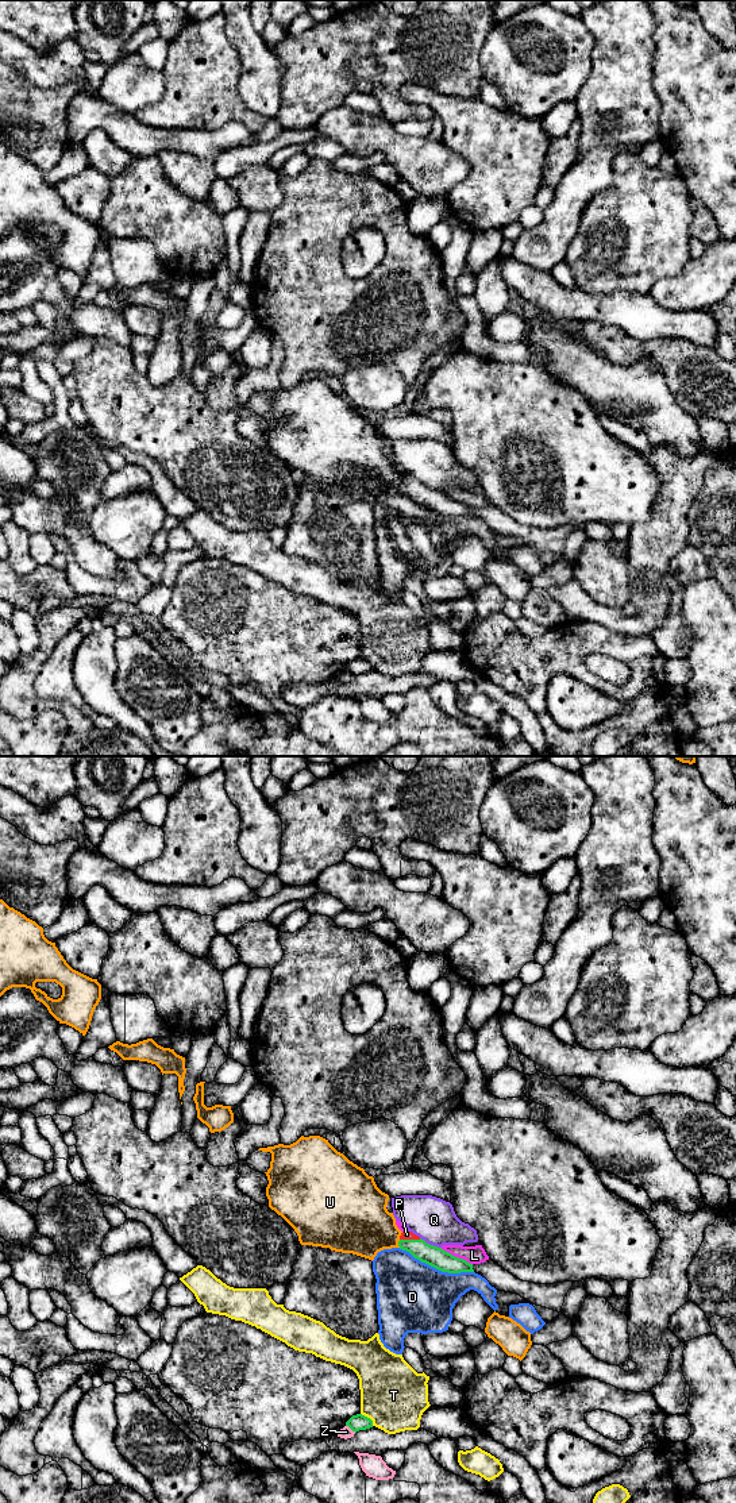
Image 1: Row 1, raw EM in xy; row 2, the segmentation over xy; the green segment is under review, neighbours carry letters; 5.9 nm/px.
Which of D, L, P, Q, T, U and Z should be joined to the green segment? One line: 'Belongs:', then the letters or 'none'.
Belongs: P

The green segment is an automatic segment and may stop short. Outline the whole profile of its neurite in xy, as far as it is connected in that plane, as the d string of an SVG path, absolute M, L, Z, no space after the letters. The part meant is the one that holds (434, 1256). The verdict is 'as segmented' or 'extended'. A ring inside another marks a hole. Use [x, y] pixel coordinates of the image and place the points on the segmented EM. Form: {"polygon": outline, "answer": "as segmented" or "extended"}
{"polygon": "M402 1232L400 1236L398 1246L409 1252L415 1259L425 1263L442 1272L461 1273L474 1272L473 1264L463 1259L455 1257L442 1248L427 1244L412 1232Z", "answer": "extended"}

